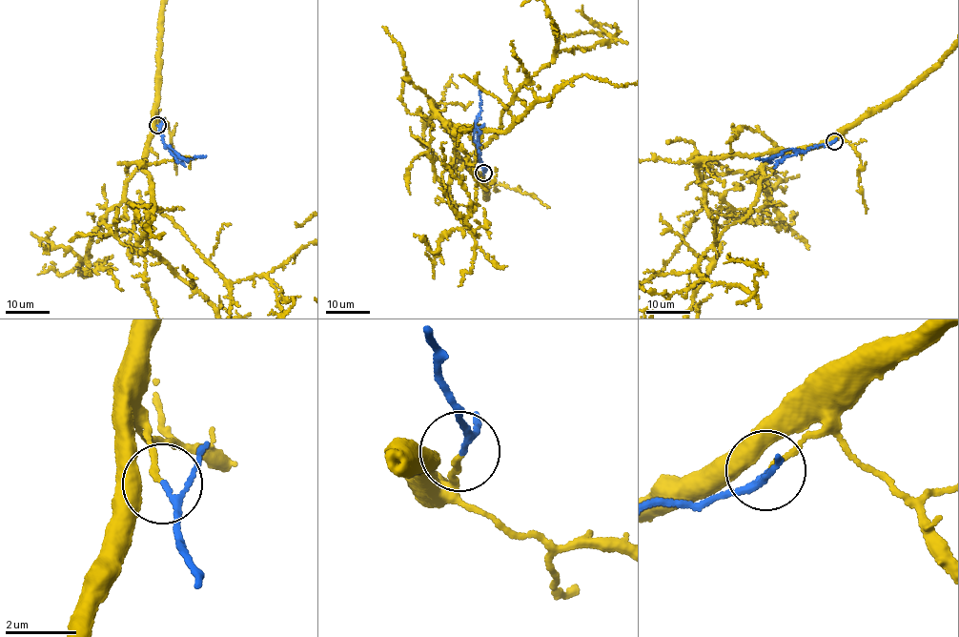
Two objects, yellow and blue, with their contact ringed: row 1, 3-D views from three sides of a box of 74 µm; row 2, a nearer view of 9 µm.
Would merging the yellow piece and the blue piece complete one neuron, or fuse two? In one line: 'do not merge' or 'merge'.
merge

